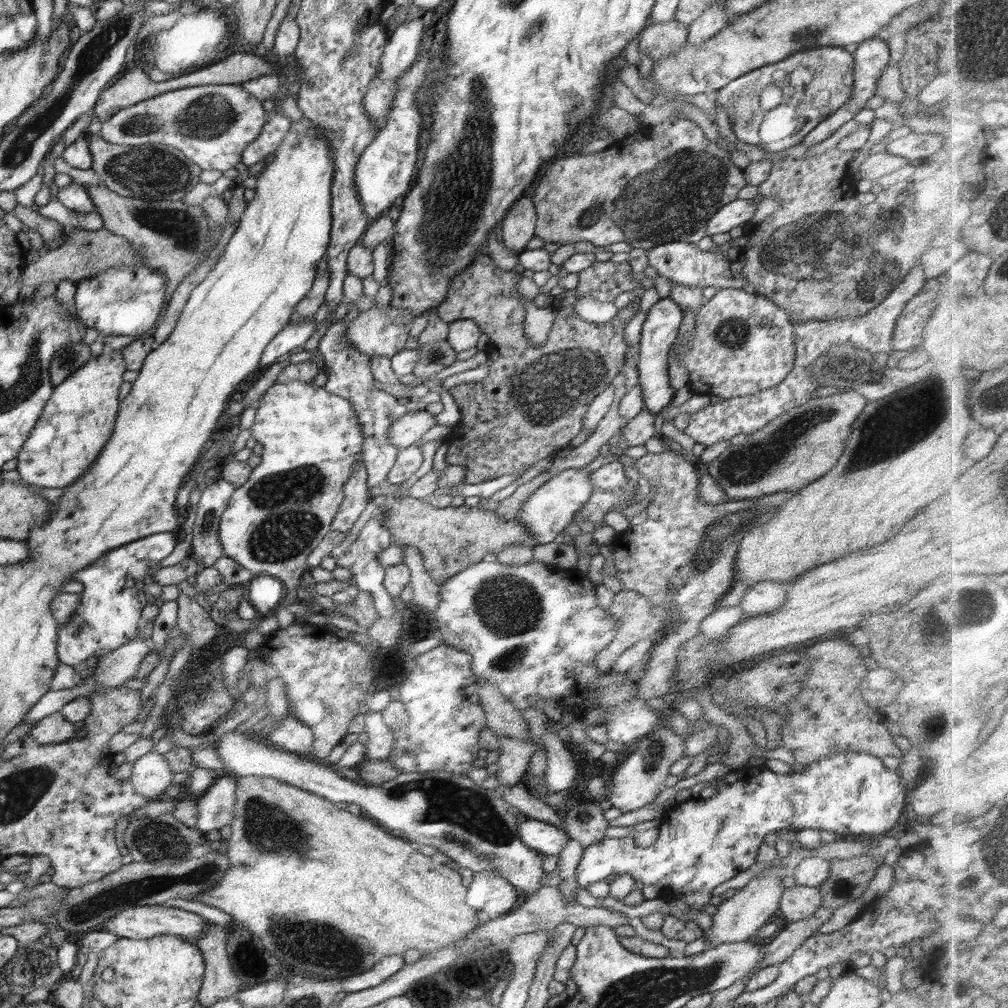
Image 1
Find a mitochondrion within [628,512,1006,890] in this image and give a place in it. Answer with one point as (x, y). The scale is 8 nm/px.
(969, 616)

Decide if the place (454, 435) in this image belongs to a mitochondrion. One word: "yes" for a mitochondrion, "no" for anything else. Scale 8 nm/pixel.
no

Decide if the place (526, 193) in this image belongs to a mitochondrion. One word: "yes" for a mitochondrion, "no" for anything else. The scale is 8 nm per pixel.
no

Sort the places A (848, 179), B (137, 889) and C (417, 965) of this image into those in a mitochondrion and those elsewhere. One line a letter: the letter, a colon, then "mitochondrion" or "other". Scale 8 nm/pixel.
A: other
B: mitochondrion
C: other

